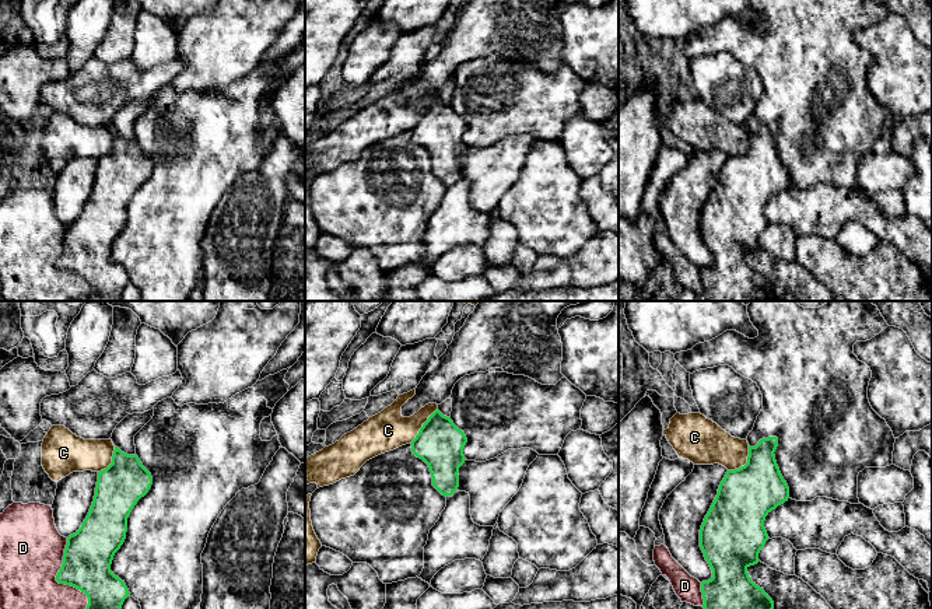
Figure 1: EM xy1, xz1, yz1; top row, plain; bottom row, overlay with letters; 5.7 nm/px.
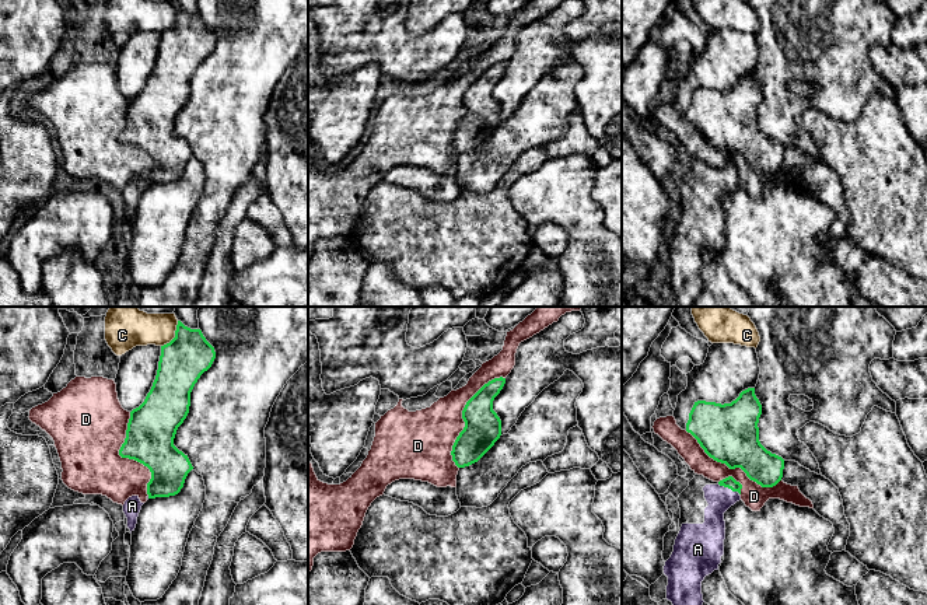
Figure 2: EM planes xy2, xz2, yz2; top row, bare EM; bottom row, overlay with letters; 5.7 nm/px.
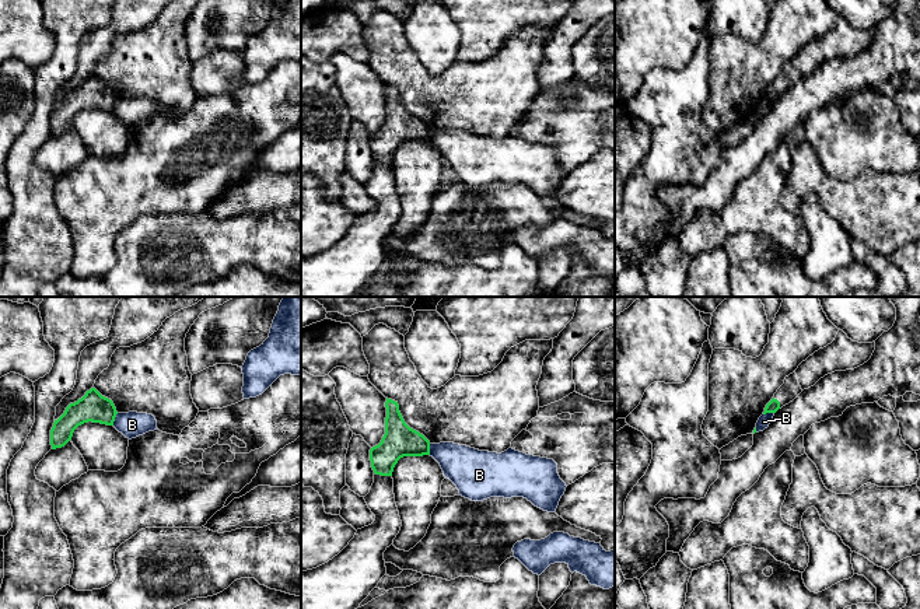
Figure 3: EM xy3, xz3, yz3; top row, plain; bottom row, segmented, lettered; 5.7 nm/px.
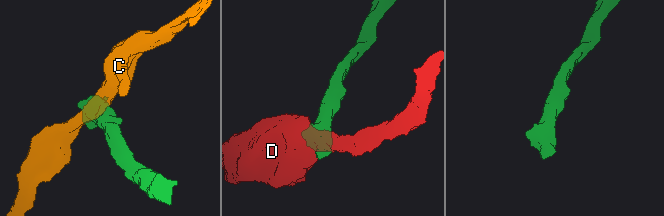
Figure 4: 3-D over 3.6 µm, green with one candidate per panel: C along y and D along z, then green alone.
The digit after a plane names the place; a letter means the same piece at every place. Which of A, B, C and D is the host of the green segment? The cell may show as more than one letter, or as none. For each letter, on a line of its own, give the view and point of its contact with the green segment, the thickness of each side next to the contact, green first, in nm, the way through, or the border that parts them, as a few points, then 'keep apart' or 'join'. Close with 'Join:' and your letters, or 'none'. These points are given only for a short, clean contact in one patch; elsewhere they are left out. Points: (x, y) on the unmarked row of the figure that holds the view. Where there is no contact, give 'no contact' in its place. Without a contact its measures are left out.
A: yz2 (728, 174) | 70/150 nm | across yz2 (730, 168), (728, 174), (720, 185) | join
B: xy3 (114, 105) | 170/150 nm | along xy3 (118, 100), (112, 111) | keep apart
C: yz1 (746, 150) | 320/240 nm | along yz1 (749, 132), (746, 149), (728, 157) | keep apart
D: xz2 (462, 102) | 220/320 nm | keep apart
Join: A

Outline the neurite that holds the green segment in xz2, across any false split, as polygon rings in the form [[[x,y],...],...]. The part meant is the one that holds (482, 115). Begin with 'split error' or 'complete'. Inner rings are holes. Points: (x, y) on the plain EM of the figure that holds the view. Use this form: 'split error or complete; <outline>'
complete; [[[494,64],[485,70],[465,91],[464,116],[452,132],[452,147],[458,154],[478,148],[500,125],[501,106],[493,97],[493,87],[506,70],[506,64]]]

